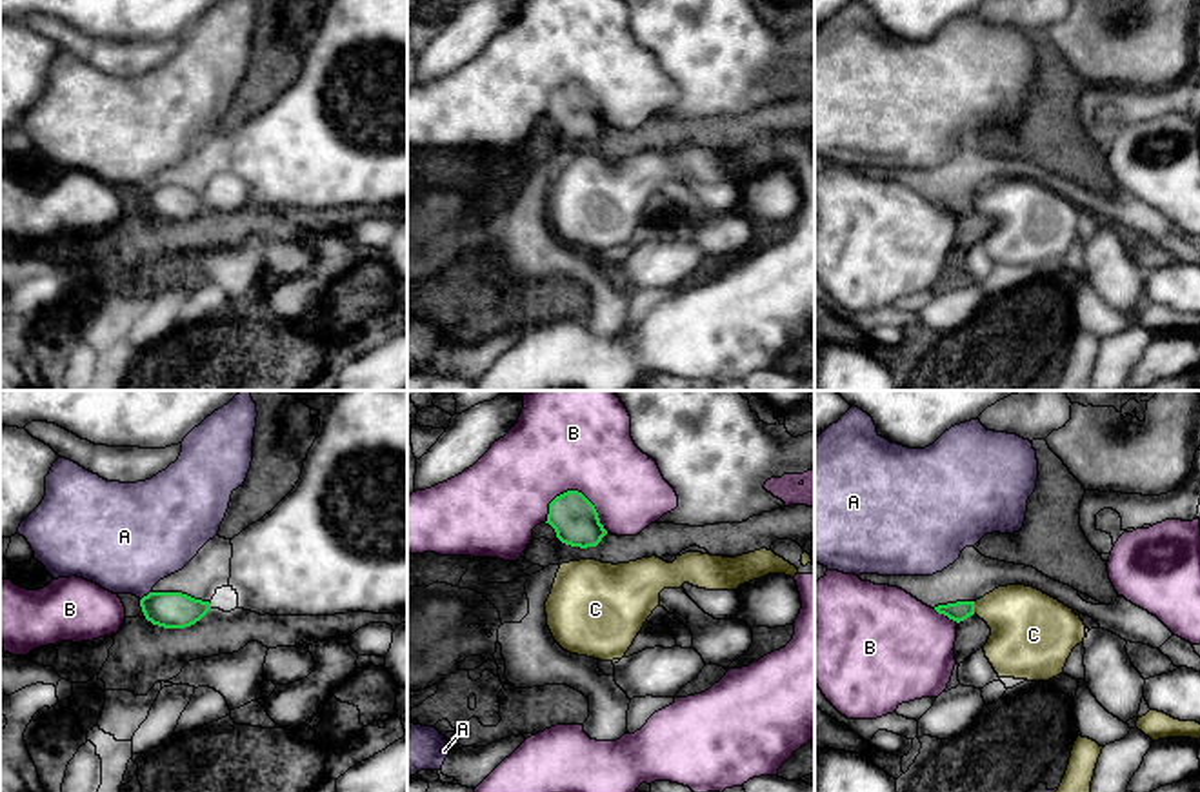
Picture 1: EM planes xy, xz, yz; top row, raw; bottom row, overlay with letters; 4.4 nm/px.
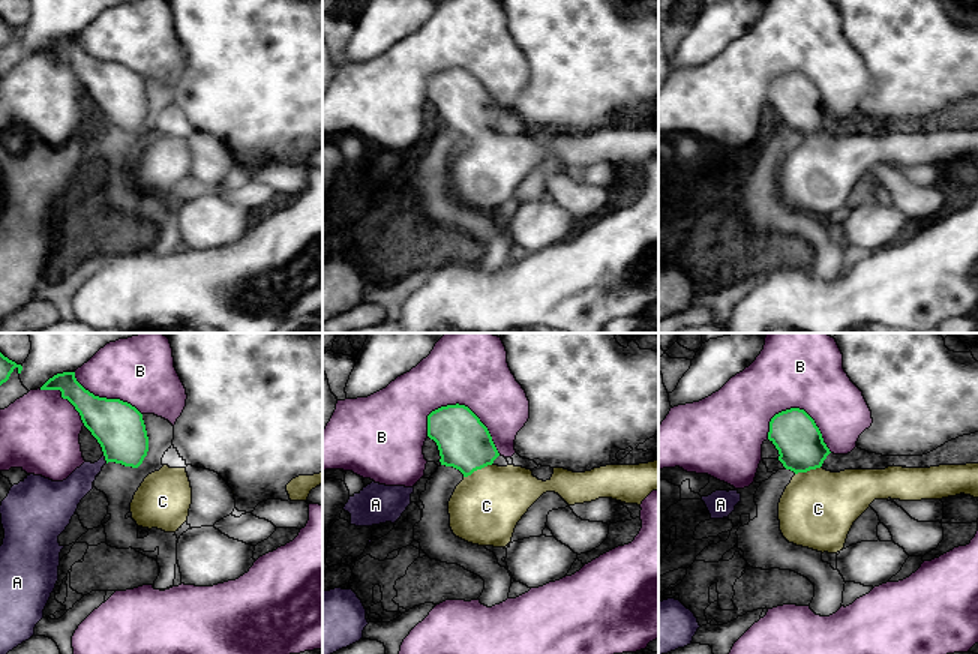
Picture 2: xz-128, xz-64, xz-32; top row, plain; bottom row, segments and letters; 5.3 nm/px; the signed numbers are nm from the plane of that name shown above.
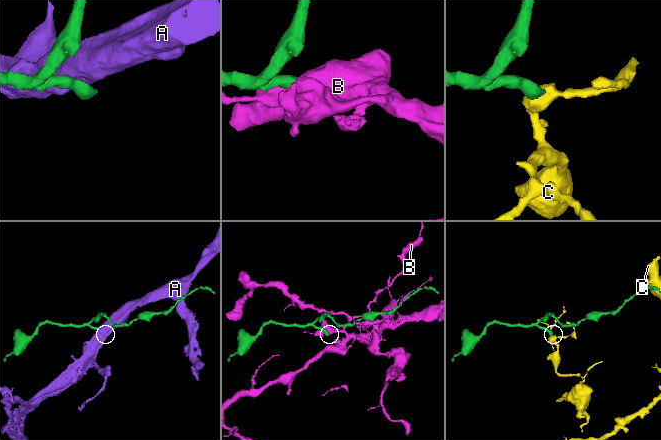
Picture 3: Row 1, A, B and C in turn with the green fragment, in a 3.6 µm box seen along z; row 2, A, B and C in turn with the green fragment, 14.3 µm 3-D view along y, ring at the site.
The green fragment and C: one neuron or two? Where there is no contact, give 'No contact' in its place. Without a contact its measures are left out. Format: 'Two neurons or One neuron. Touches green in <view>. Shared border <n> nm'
One neuron. Touches green in yz. Shared border 60 nm

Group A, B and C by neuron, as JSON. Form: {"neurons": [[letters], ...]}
{"neurons": [["A"], ["B"], ["C"]]}

